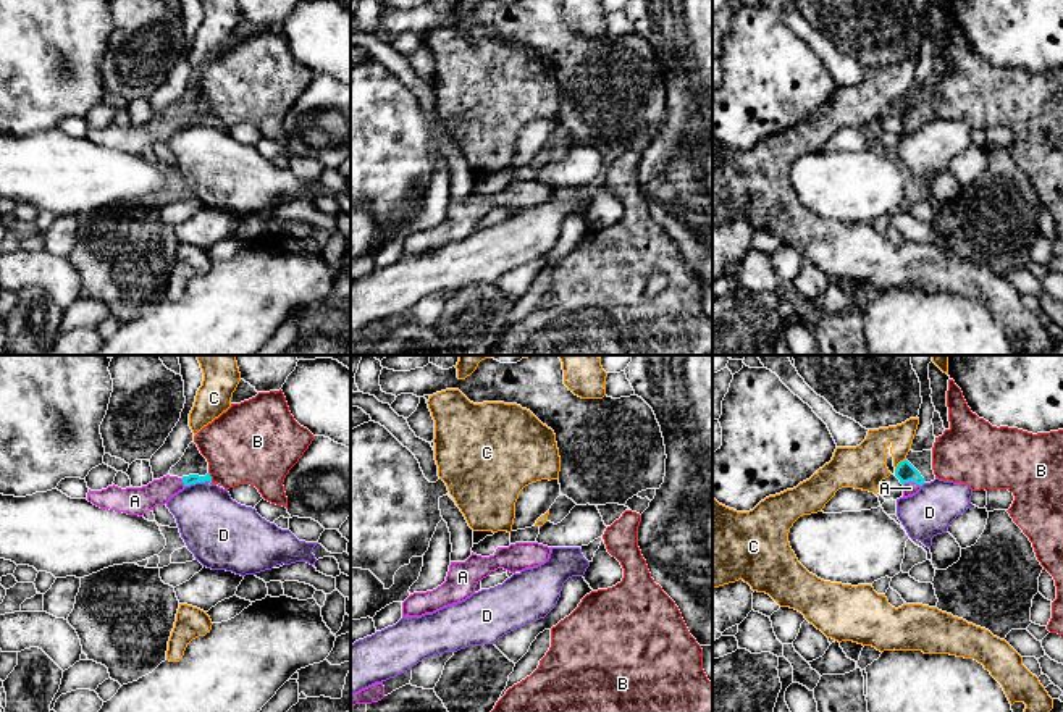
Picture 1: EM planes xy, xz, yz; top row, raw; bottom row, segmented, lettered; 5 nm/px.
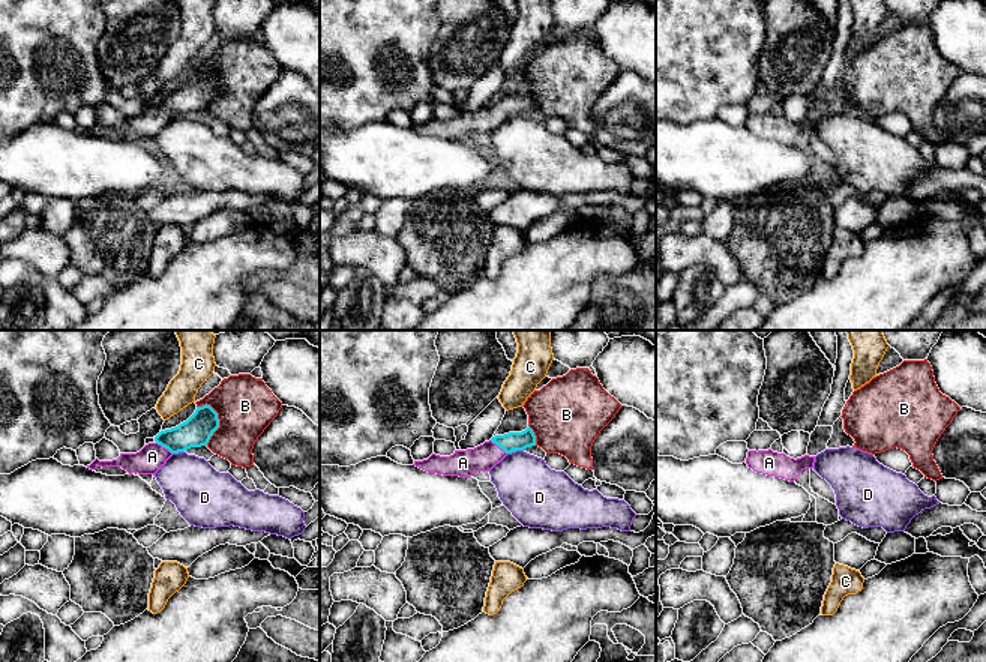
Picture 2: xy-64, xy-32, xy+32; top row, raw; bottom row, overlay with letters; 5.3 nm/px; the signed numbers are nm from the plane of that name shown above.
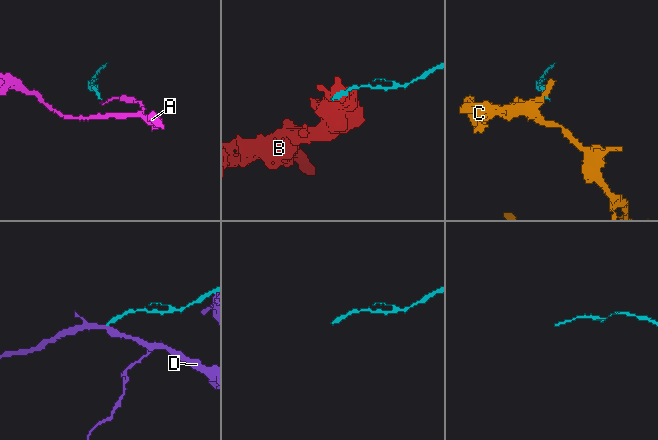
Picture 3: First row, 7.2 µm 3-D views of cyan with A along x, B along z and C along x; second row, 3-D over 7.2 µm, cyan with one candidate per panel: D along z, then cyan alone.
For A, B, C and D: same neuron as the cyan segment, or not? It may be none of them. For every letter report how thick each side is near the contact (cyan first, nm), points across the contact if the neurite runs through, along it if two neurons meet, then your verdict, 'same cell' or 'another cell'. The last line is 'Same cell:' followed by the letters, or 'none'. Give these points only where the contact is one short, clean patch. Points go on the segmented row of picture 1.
A: calibres 100 and 70 nm; way yz (905, 472), (911, 481), (910, 488); same cell
B: calibres 50 and 400 nm; another cell
C: calibres 100 and 220 nm; border yz (905, 459), (895, 470); another cell
D: calibres 50 and 340 nm; border xy (210, 481), (196, 481), (184, 486); another cell
Same cell: A

